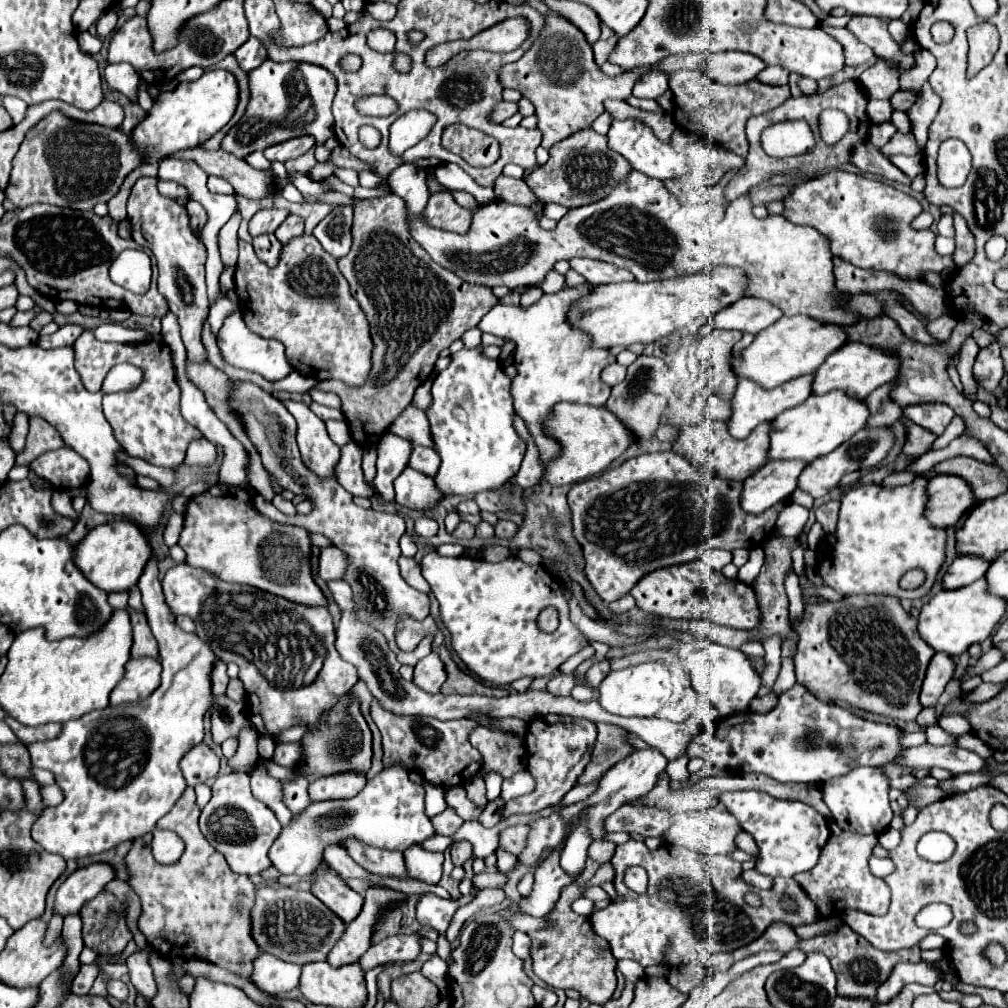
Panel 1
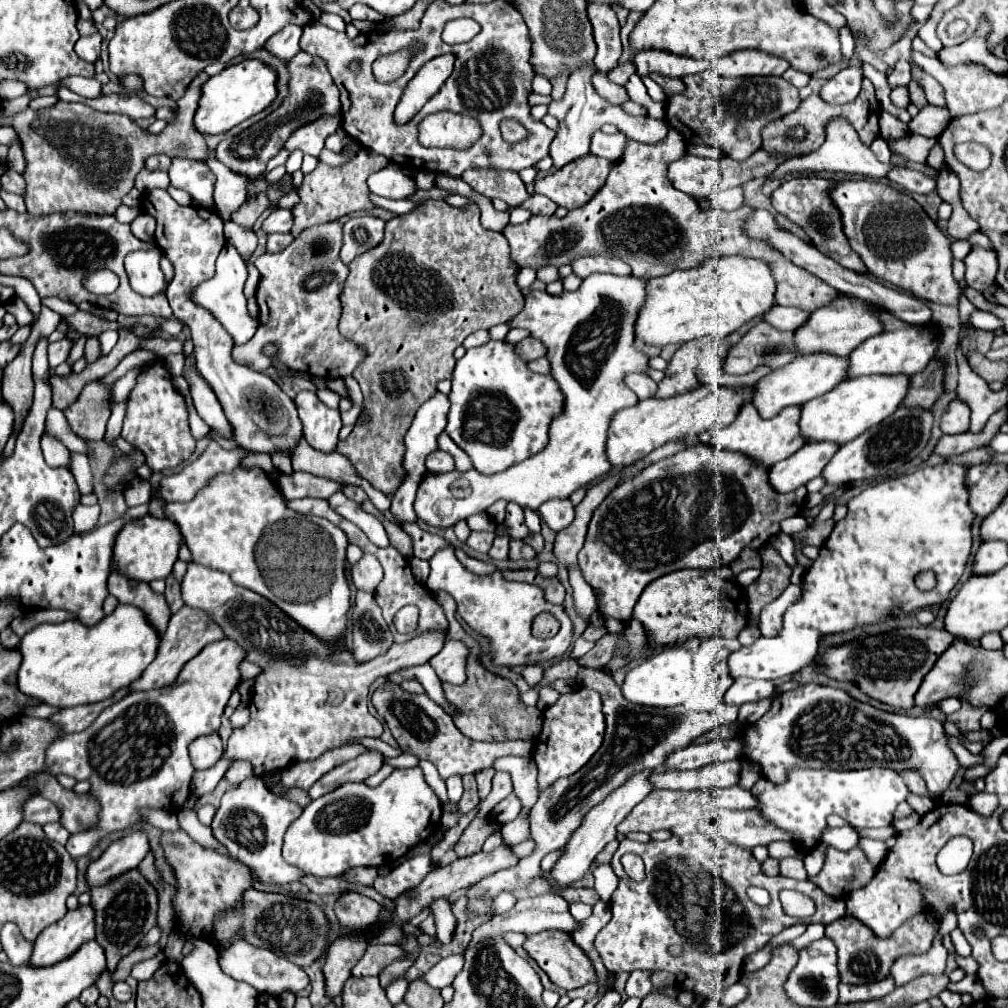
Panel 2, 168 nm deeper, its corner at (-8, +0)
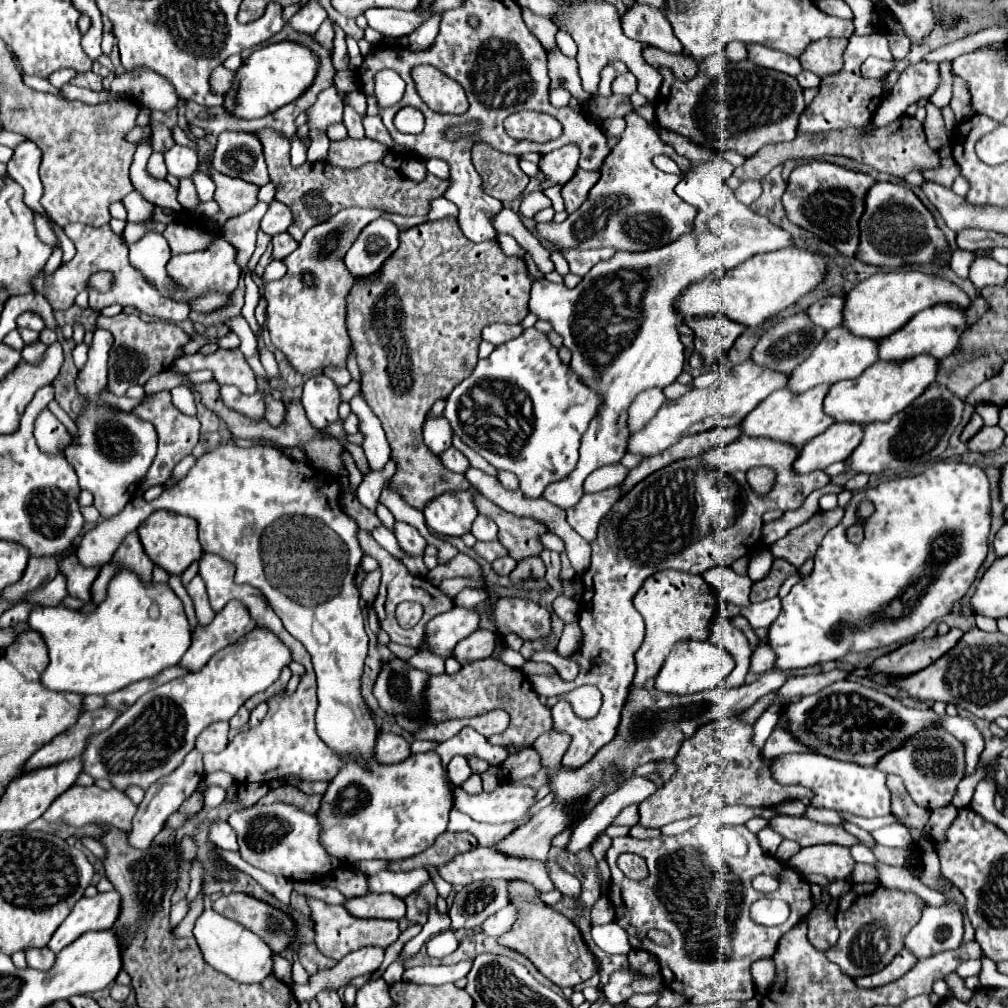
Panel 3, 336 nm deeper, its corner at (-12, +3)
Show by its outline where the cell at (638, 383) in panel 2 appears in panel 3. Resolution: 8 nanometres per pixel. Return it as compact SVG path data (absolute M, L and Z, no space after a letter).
M644 389L644 393L638 393L638 397L634 399L634 403L630 405L630 431L638 431L642 429L650 417L654 417L656 409L660 409L660 405L666 401L662 389Z

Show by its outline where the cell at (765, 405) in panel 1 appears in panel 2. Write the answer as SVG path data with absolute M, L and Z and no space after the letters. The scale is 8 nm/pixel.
M826 352L802 354L792 364L770 372L760 382L756 382L752 404L758 408L762 418L772 418L786 406L806 404L808 400L830 392L846 378L848 378L848 356L836 356L836 354L826 354Z

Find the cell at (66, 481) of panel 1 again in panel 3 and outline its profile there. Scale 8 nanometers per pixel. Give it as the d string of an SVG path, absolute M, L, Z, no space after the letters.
M44 409L40 413L40 417L36 419L34 435L36 435L36 443L38 443L40 451L44 451L48 455L62 455L60 445L64 445L64 441L68 441L68 437L70 437L68 429L48 409Z

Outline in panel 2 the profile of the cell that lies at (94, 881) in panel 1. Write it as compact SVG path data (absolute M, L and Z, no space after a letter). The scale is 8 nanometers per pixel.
M134 830L132 834L112 842L104 850L104 854L88 866L88 874L86 874L88 886L106 884L108 880L112 880L112 876L136 868L144 860L148 850L150 850L148 836L142 830Z

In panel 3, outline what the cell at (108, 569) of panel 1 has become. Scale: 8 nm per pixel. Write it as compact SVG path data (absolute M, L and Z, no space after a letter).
M154 511L146 521L140 523L136 529L140 533L140 543L144 545L144 551L152 559L154 565L162 567L170 575L182 575L184 569L194 561L202 557L202 547L198 543L198 529L196 521L184 515L174 515L170 511Z

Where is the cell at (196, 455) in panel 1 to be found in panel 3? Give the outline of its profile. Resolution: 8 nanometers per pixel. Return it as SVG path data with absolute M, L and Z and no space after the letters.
M178 385L172 389L172 403L186 415L196 417L196 397L192 393L190 387L186 385Z

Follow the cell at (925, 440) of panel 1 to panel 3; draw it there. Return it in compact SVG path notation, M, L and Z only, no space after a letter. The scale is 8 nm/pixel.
M996 425L996 427L982 427L980 433L976 433L976 437L972 437L966 445L970 451L976 453L990 453L996 451L998 447L1002 447L1006 433Z

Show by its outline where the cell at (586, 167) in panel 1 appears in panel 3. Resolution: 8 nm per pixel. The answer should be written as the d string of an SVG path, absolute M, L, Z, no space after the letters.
M584 169L576 171L576 175L562 187L562 197L564 197L568 213L578 209L586 201L588 193L596 185L596 181L598 181L598 171L596 173L584 171Z

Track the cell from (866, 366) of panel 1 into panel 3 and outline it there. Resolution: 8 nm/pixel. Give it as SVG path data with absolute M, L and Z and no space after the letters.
M944 305L928 307L920 313L916 313L902 329L898 329L896 333L892 333L890 337L880 341L878 359L880 361L906 361L906 359L928 353L940 361L940 359L948 357L958 347L958 339L966 327L968 325L966 325L962 311L954 311L954 309L948 309Z

